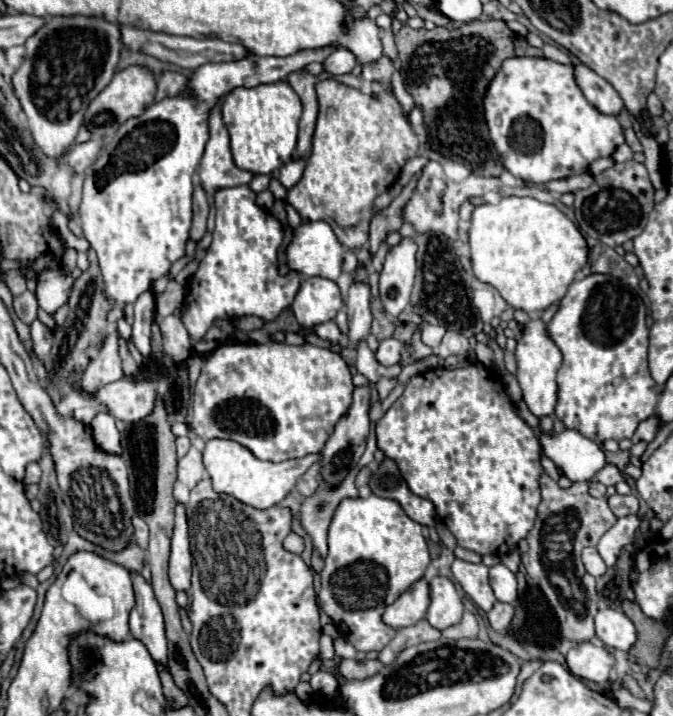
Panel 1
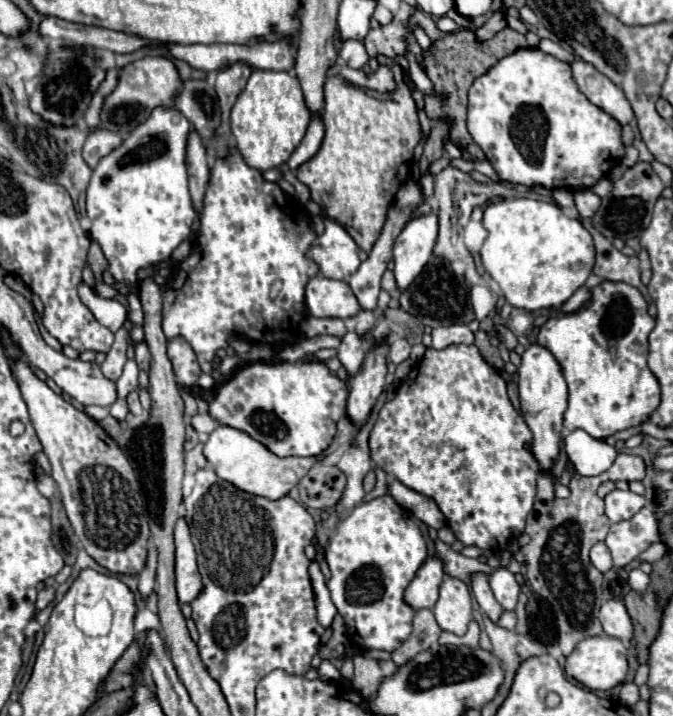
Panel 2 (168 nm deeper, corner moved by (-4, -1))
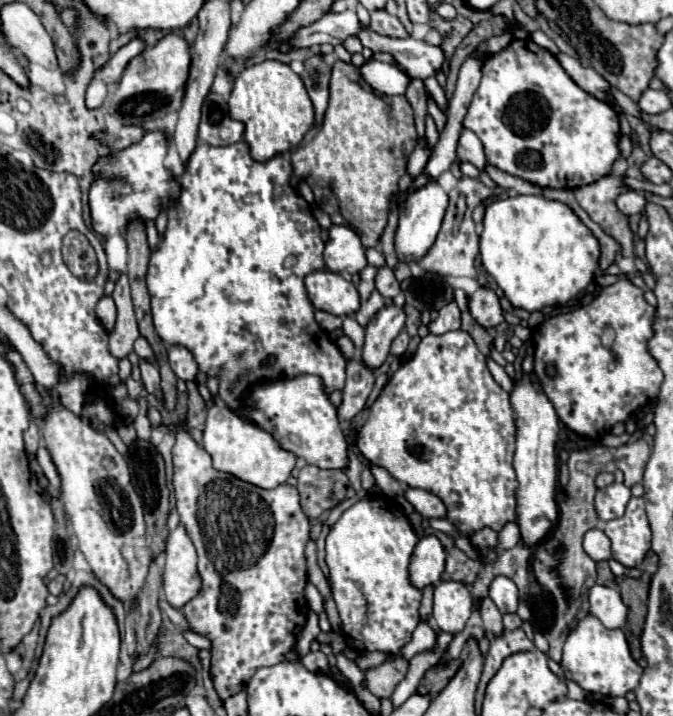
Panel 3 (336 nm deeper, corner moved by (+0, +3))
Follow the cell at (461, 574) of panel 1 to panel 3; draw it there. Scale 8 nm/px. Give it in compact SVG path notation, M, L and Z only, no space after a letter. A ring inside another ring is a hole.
M484 597L480 603L480 615L484 621L484 631L486 633L494 633L500 635L502 633L502 613L500 609L494 605L494 601L490 597Z

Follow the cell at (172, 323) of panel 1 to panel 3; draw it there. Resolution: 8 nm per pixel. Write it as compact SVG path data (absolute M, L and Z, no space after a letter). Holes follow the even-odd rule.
M182 345L168 347L168 363L178 379L182 379L186 383L194 381L194 377L198 373L198 365L186 347L182 347Z

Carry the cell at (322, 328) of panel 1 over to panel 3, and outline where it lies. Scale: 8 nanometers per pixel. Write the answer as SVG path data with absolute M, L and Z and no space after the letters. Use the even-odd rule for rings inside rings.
M316 311L316 321L328 333L334 333L336 329L342 327L342 317L332 315L332 313L326 313L326 311Z

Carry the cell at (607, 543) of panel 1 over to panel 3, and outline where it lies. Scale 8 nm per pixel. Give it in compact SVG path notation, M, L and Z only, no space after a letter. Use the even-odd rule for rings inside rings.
M632 497L622 519L604 523L604 533L612 541L612 557L616 561L624 567L640 565L652 539L644 499Z

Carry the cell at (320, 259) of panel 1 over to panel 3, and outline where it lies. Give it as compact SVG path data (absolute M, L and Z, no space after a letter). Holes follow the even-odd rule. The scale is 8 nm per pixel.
M332 225L324 247L324 263L332 273L348 271L350 275L360 273L368 263L364 247L354 229L348 225Z

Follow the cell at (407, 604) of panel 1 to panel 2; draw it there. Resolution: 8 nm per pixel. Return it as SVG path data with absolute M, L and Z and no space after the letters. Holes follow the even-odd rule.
M428 557L416 571L416 577L408 585L404 599L412 609L430 609L438 599L438 589L444 577L444 561Z

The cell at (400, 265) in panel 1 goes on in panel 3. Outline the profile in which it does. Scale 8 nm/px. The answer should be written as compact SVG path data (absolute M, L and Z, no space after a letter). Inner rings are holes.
M436 181L422 187L422 191L414 191L414 195L408 195L408 199L400 211L398 229L394 235L394 247L396 247L396 255L400 261L404 261L404 263L420 261L430 251L430 247L436 241L436 235L440 231L440 223L442 223L446 207L448 207L448 195L440 189L440 185Z

